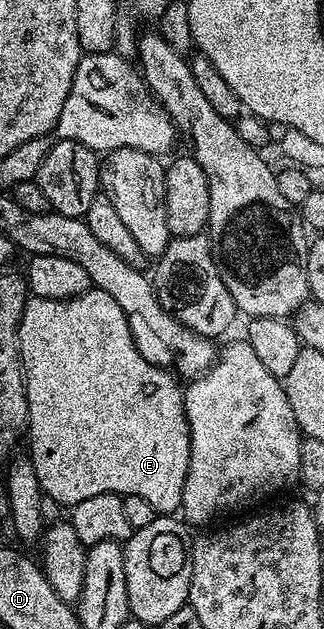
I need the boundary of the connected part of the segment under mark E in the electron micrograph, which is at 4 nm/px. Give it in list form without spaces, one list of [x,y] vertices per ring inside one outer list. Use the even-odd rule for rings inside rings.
[[[92,287],[91,291],[83,292],[71,300],[50,300],[35,296],[28,299],[23,307],[23,317],[19,322],[19,353],[23,359],[23,377],[27,383],[27,426],[26,431],[31,432],[31,452],[29,459],[35,467],[37,482],[40,483],[42,495],[48,501],[56,500],[59,504],[70,506],[77,502],[85,502],[85,498],[93,498],[93,494],[116,492],[121,497],[136,496],[144,500],[159,514],[175,514],[183,507],[183,491],[185,490],[185,474],[189,470],[191,457],[191,435],[189,422],[185,414],[183,401],[184,389],[180,381],[168,369],[158,368],[149,363],[137,350],[133,342],[133,334],[129,330],[129,322],[125,318],[125,310],[109,298],[99,288]]]

